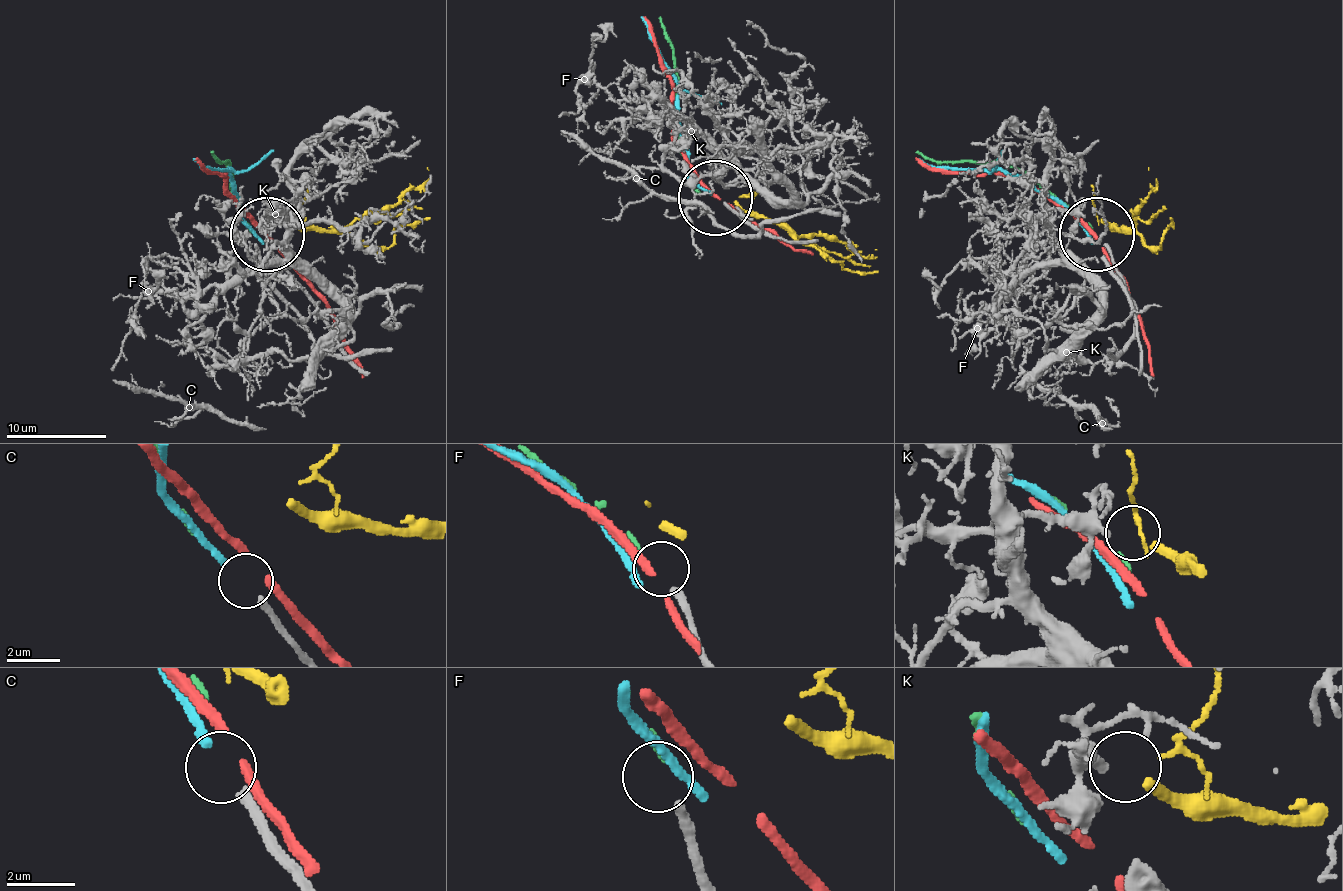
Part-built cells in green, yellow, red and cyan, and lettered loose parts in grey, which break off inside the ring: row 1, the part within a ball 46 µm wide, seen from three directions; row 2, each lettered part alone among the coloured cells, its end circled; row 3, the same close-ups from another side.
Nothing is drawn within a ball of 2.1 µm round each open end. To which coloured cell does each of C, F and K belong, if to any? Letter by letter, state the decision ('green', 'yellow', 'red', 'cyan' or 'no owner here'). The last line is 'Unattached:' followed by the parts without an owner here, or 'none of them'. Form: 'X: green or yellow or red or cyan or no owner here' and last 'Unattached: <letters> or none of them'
C: cyan
F: no owner here
K: yellow
Unattached: F

